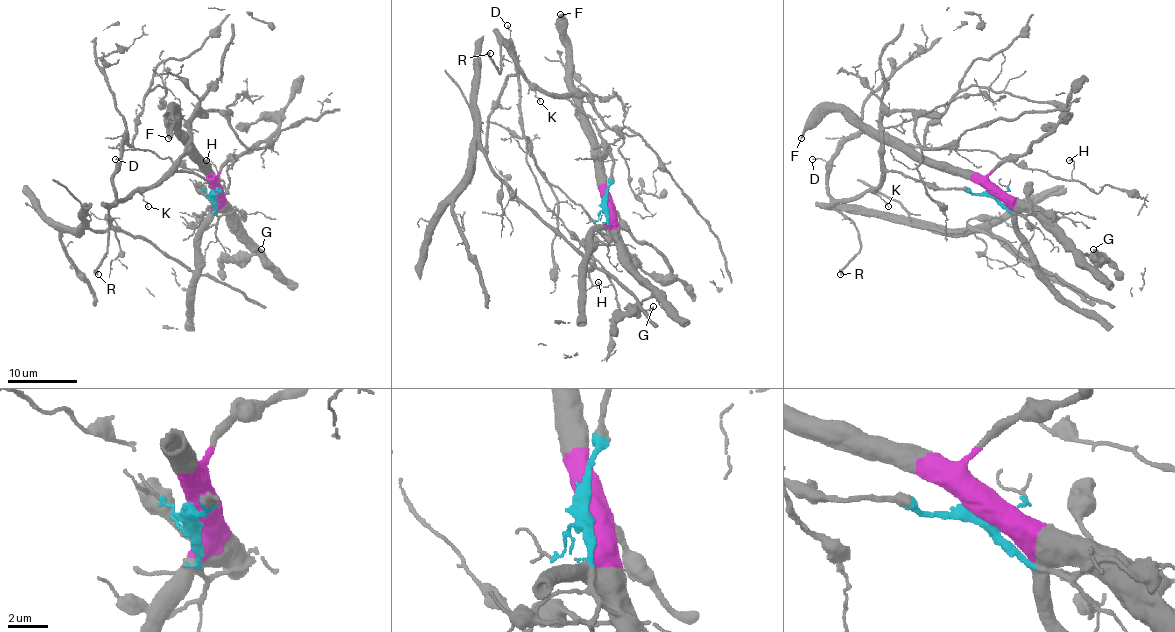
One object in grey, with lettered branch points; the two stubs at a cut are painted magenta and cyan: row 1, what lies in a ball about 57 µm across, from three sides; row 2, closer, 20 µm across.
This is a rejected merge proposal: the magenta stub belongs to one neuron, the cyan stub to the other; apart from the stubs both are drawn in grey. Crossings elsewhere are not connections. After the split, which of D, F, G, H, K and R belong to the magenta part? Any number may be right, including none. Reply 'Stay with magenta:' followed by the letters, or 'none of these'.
Stay with magenta: F, G

